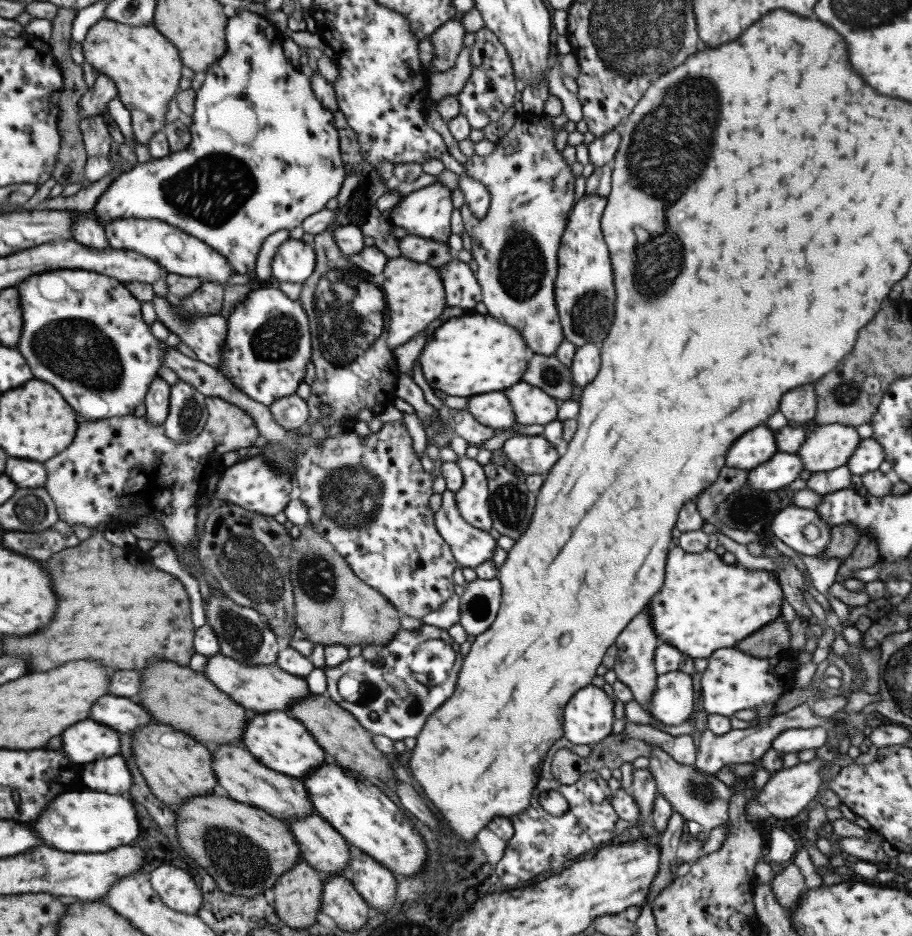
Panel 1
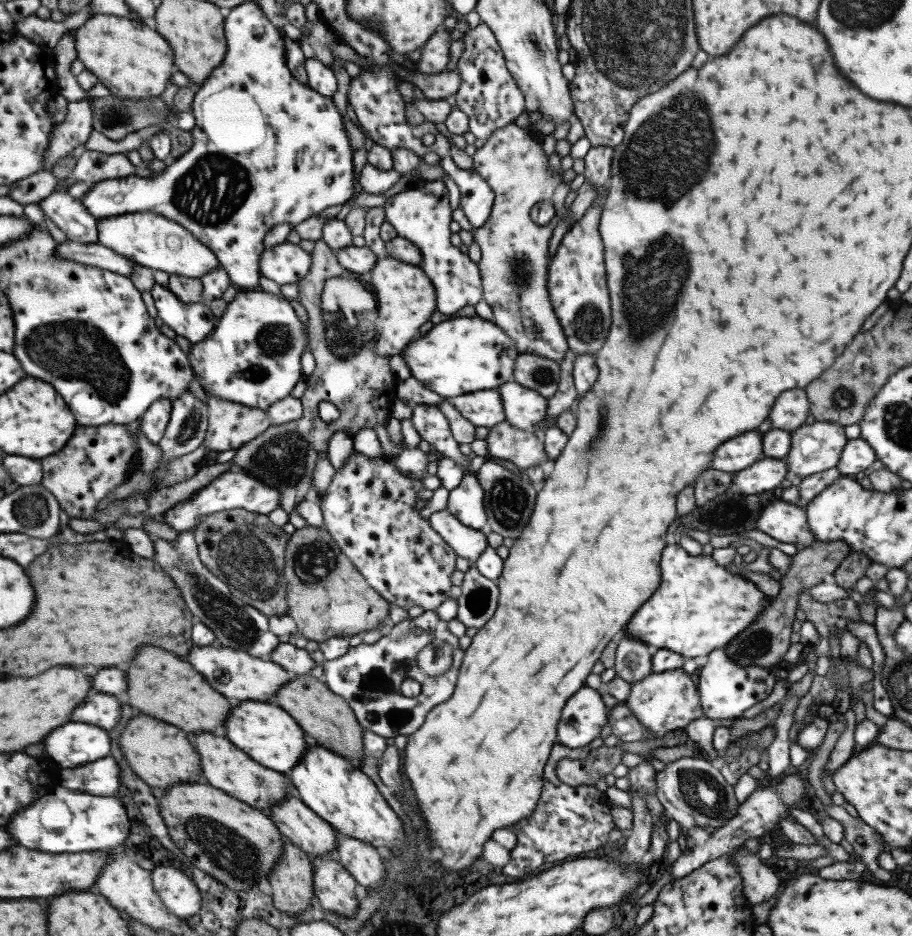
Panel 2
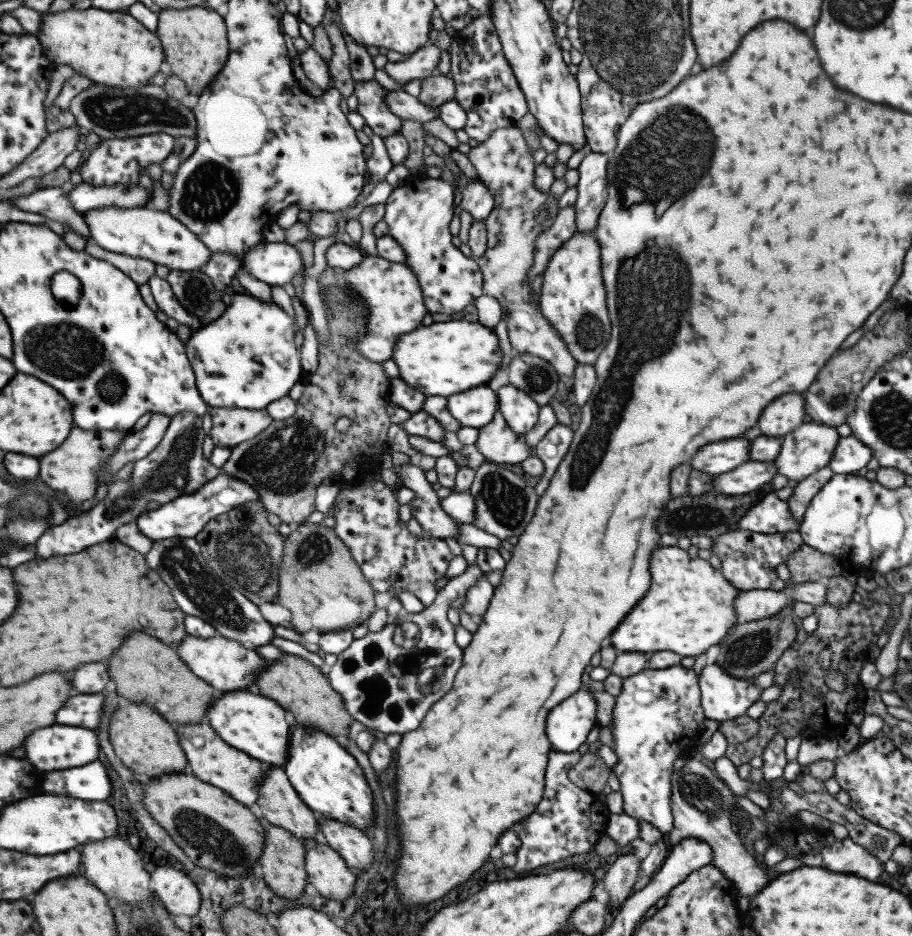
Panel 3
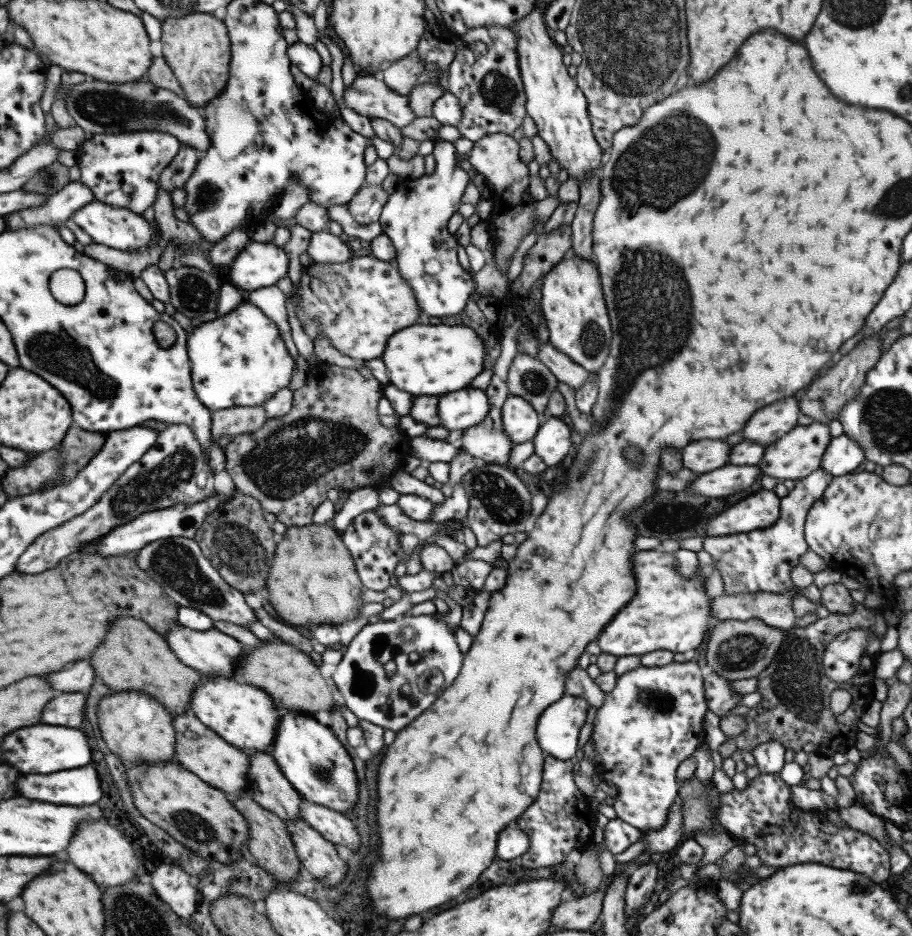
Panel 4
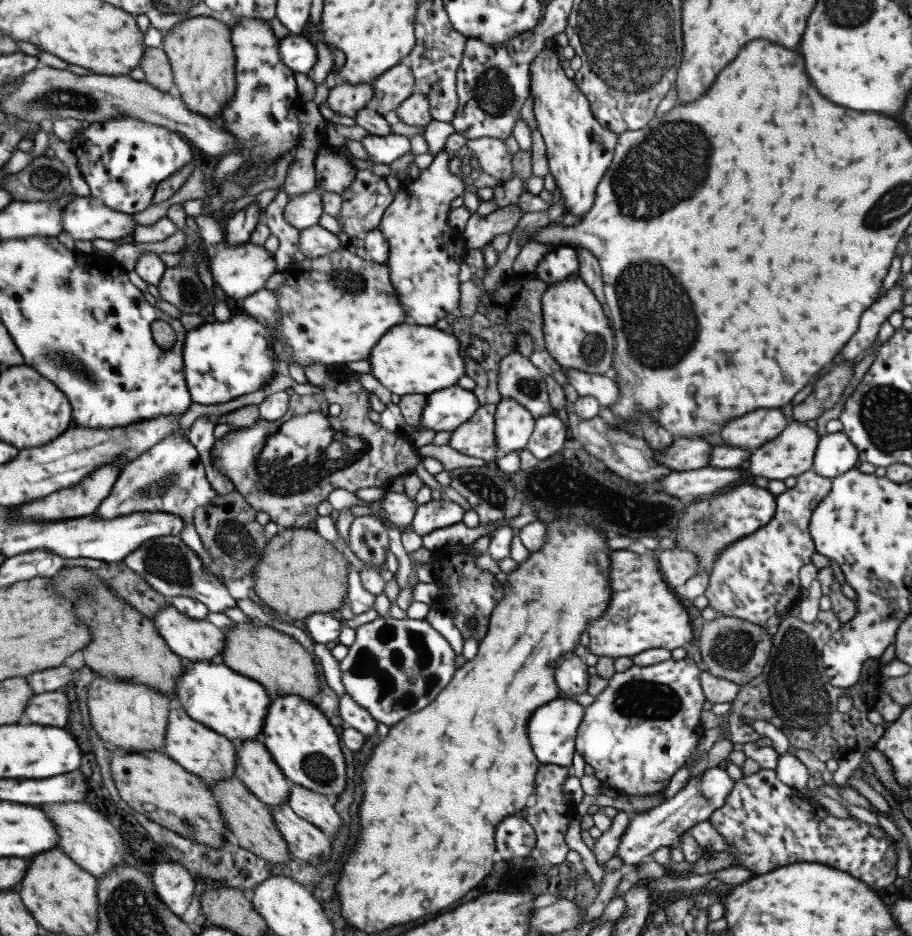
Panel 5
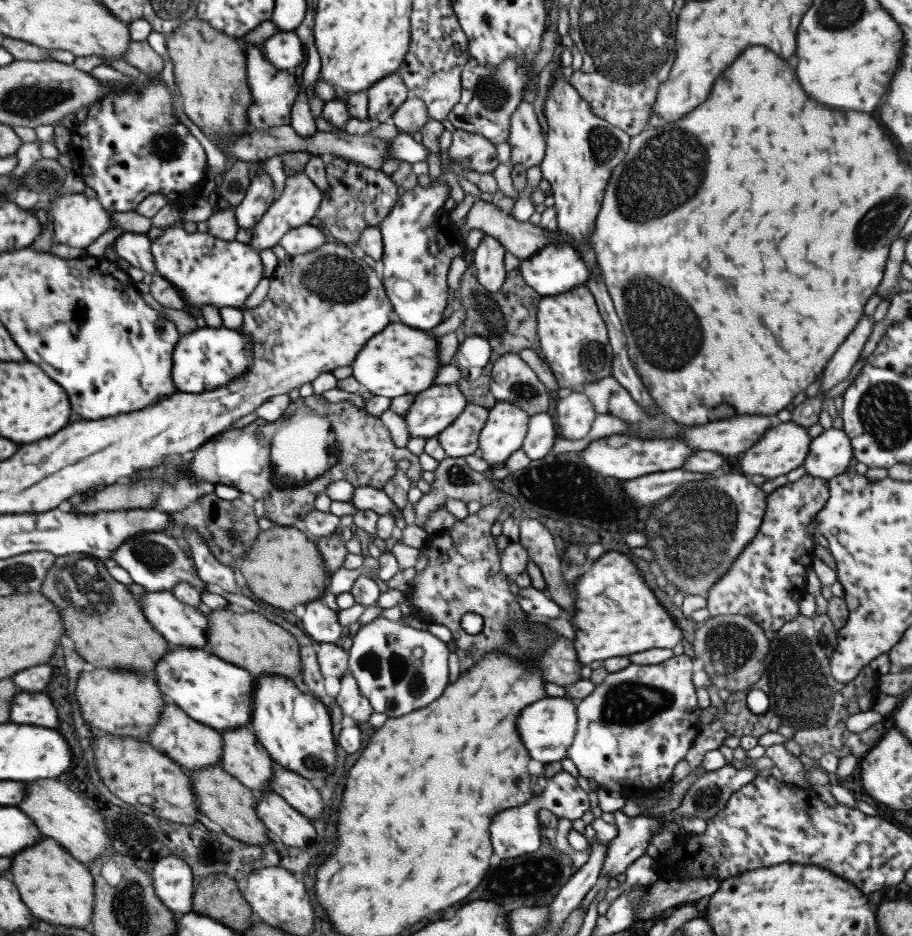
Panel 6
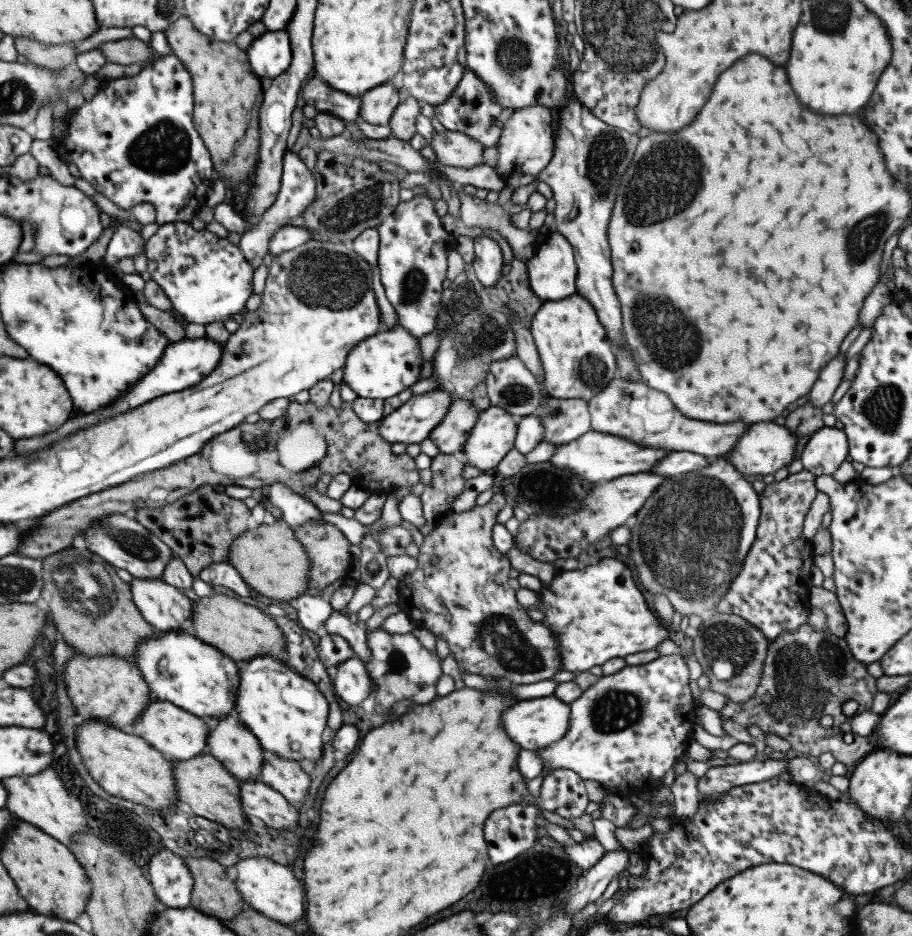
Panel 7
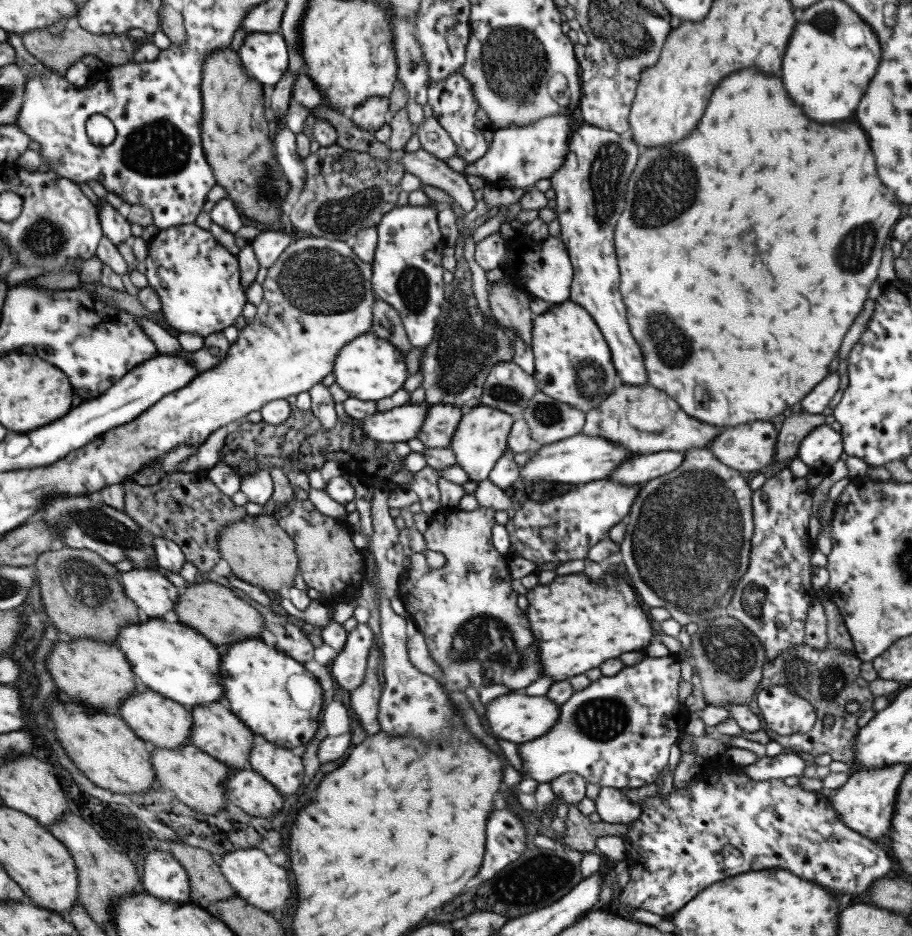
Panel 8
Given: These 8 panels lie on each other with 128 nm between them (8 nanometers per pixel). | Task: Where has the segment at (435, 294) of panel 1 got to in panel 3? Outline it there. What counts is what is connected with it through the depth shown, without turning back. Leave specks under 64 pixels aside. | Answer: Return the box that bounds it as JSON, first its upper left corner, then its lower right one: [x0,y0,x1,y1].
[318,255,429,363]

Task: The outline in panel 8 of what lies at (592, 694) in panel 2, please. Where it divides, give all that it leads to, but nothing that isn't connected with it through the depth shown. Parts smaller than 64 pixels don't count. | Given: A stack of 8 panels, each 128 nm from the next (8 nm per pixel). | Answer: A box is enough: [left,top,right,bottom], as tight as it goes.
[484,691,560,746]

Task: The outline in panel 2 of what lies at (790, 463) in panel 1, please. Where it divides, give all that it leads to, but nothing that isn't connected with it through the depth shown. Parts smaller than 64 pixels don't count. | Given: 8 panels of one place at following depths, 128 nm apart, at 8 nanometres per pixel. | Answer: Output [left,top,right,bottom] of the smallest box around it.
[732,457,789,494]

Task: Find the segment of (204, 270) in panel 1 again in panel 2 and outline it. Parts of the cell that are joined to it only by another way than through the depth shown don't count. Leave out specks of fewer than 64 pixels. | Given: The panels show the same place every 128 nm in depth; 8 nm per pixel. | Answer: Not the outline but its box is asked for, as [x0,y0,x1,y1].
[96,211,220,278]

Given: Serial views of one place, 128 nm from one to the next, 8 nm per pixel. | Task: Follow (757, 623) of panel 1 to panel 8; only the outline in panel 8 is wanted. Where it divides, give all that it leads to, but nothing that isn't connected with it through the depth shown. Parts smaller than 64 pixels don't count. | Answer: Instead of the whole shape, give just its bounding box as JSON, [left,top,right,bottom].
[525,572,655,682]

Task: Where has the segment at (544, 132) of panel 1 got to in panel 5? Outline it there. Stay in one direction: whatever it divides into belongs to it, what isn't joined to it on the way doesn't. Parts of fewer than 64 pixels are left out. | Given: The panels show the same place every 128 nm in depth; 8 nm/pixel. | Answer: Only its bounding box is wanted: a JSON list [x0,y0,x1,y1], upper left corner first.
[466,137,619,408]

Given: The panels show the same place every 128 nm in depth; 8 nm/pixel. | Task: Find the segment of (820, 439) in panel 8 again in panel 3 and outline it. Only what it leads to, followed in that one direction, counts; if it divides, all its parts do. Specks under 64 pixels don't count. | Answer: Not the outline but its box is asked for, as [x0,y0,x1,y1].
[829,435,873,475]

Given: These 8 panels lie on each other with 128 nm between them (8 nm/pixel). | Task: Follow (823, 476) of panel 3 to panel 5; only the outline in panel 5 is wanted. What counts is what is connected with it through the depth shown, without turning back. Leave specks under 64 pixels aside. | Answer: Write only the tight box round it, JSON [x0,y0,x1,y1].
[705,469,831,629]

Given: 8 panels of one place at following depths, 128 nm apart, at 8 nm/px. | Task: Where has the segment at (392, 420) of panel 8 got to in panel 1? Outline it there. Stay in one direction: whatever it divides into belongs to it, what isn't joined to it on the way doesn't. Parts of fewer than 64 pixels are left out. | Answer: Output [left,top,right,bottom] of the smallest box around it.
[466,390,516,429]

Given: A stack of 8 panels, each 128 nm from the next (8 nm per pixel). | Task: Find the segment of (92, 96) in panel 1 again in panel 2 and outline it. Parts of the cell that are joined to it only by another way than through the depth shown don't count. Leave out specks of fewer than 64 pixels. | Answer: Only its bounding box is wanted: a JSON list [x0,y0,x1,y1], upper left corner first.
[45,97,93,170]

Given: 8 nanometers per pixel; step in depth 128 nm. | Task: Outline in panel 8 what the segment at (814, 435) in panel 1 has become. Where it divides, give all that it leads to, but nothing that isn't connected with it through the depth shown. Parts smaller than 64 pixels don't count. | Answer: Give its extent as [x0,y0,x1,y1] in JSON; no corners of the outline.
[708,421,778,474]

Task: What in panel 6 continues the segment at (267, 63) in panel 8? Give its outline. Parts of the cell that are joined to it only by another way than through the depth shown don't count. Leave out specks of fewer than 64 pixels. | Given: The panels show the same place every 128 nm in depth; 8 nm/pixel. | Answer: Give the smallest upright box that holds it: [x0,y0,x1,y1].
[262,31,306,70]

